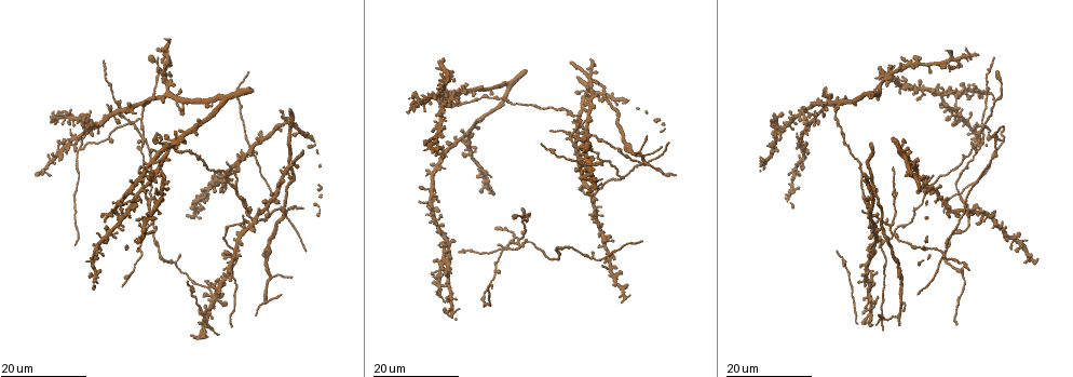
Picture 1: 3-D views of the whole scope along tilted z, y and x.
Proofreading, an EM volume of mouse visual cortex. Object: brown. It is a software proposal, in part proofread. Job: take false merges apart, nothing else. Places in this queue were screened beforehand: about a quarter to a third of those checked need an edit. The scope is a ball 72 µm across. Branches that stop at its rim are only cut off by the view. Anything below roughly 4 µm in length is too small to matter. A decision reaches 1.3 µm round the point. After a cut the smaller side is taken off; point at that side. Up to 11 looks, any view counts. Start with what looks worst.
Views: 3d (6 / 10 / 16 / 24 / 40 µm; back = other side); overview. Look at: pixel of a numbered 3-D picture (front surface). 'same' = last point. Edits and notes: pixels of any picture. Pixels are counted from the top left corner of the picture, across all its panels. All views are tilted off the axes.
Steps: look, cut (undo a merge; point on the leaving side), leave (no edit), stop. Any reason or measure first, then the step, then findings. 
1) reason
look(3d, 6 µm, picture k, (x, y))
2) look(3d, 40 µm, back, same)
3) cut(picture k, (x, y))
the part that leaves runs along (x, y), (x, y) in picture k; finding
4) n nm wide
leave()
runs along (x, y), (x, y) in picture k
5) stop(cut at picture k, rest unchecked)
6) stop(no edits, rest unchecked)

looks like a crossing
look(3d, 24 µm, picture 1, (504, 250))

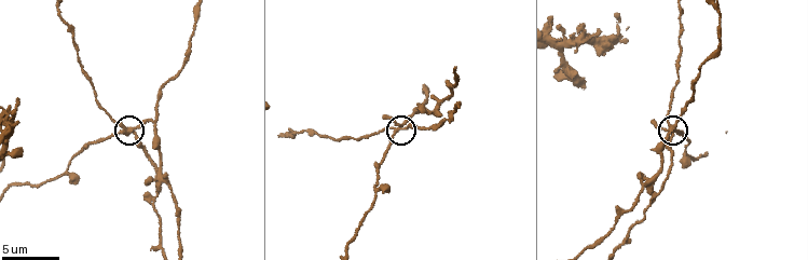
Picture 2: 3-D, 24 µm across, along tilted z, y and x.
look(3d, 10 µm, picture 2, (127, 128))

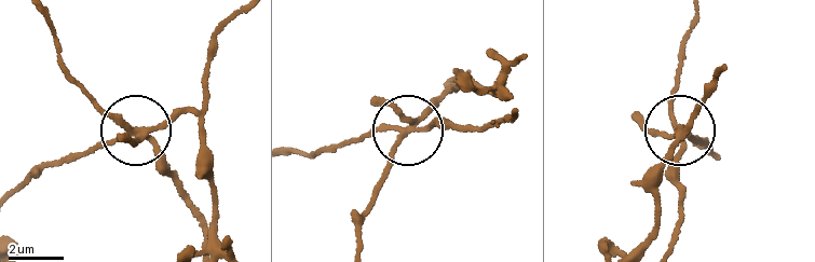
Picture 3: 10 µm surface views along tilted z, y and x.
5 arms
cut(picture 3, (120, 138))
a second cell is stuck on

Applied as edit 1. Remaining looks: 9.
look(overview)

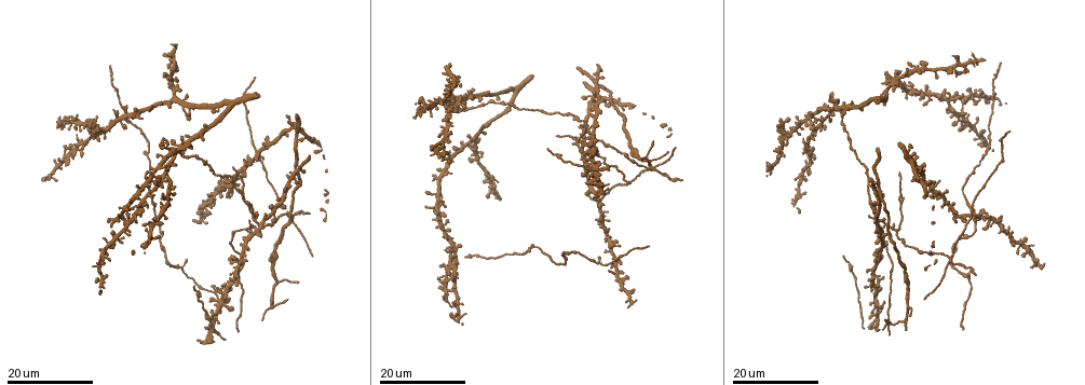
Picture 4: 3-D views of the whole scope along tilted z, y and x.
three-way junction
look(3d, 24 µm, picture 4, (950, 256))

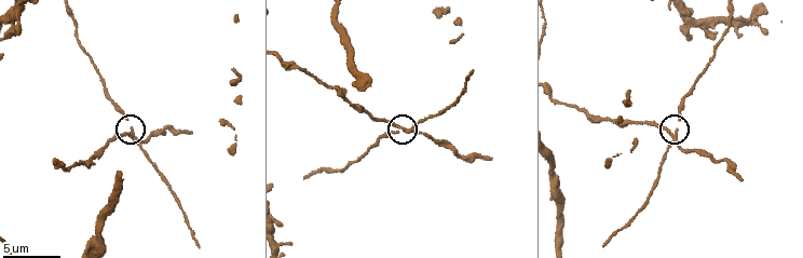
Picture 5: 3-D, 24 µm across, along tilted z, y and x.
look(3d, 6 µm, picture 5, (673, 134))

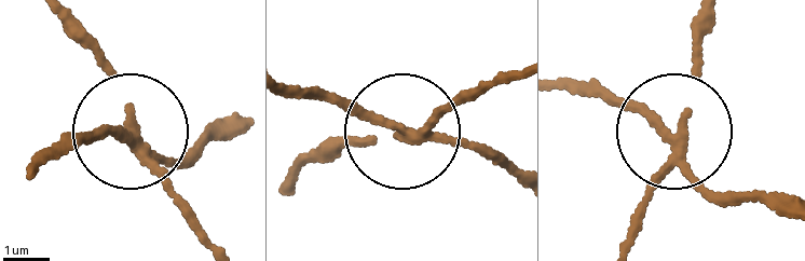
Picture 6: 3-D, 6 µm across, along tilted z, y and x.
side arm 12 µm; 3 arms
cut(picture 6, (98, 134))
a second cell is stuck on

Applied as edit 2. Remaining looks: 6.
thin arm on a thick one
look(3d, 16 µm, picture 4, (593, 131))

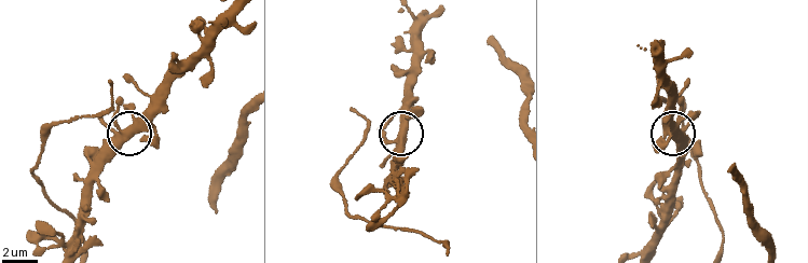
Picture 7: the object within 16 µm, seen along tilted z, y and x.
look(3d, 6 µm, picture 7, (119, 130))

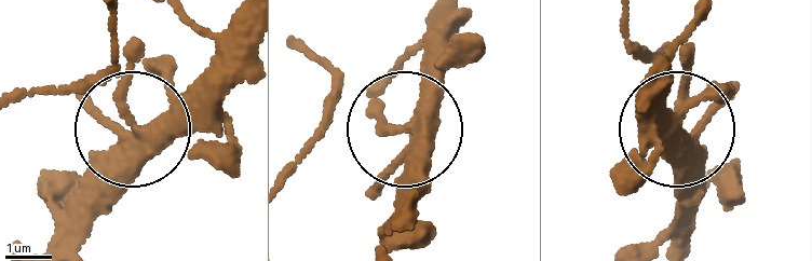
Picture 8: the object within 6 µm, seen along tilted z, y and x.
390 nm wide
leave()
runs along (451, 14), (404, 125), (338, 88) in picture 8; one cell here

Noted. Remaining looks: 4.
calibre changes
look(3d, 16 µm, picture 4, (968, 278))

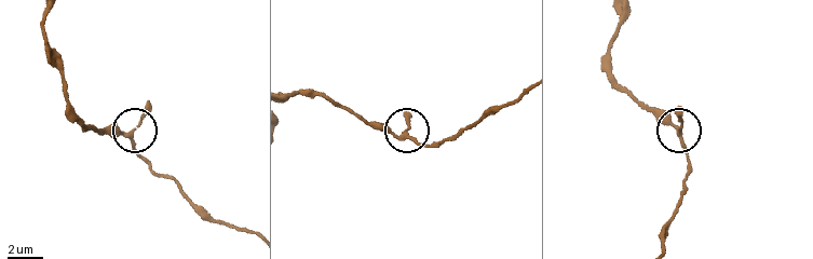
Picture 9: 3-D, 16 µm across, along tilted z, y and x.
look(3d, 6 µm, picture 9, (124, 134))

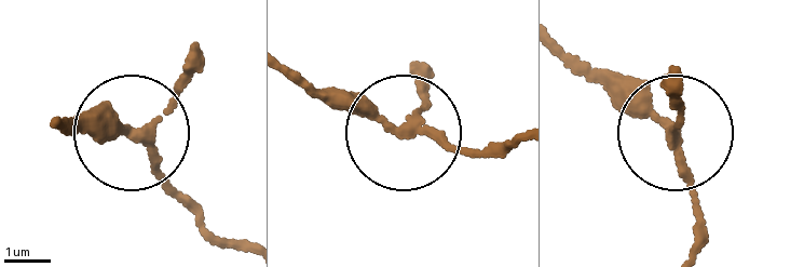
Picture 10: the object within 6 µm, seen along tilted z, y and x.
leave()
runs along (63, 116), (121, 123), (187, 202) in picture 10; continuous, no second cell

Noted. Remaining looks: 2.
sudden change in width
look(3d, 24 µm, picture 4, (242, 268))

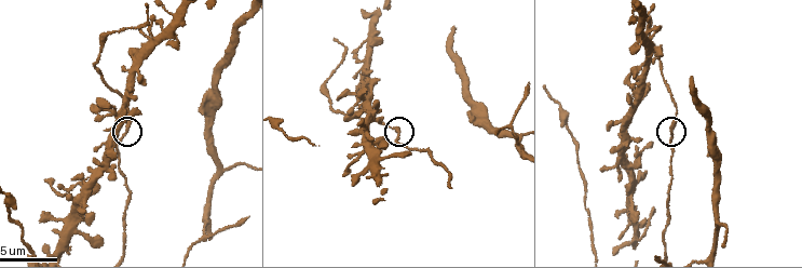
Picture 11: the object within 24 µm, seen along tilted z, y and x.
look(3d, 6 µm, picture 11, (671, 135))

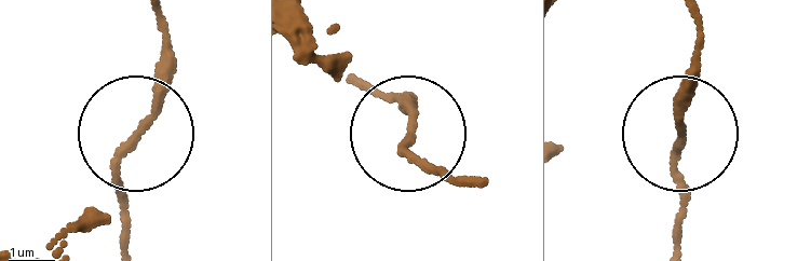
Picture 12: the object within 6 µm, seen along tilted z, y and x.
180 nm wide
leave()
runs along (694, 24), (678, 234) in picture 12; all the same cell

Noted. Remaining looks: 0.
stop(cut at picture 3, cut at picture 6, rest unchecked)

